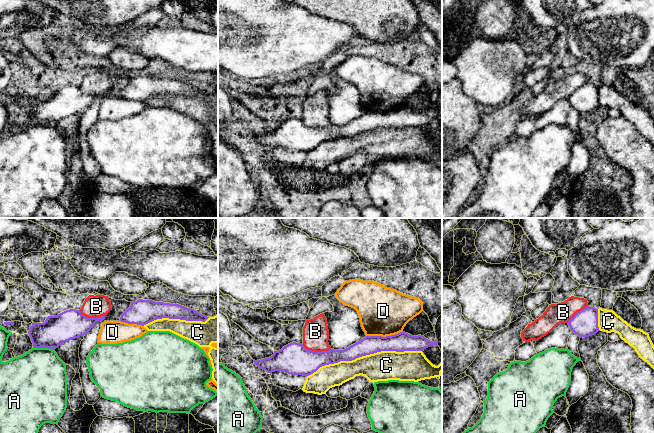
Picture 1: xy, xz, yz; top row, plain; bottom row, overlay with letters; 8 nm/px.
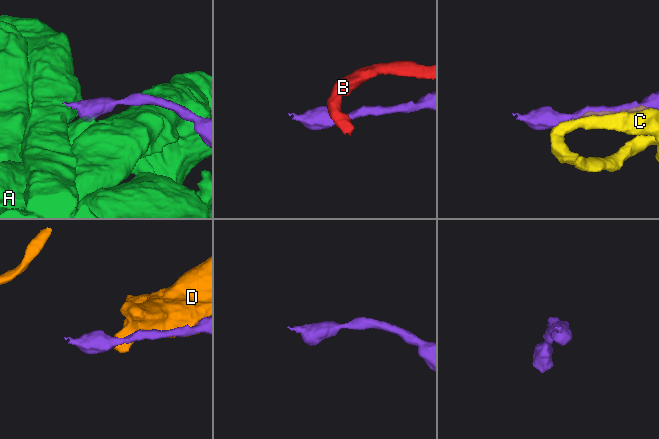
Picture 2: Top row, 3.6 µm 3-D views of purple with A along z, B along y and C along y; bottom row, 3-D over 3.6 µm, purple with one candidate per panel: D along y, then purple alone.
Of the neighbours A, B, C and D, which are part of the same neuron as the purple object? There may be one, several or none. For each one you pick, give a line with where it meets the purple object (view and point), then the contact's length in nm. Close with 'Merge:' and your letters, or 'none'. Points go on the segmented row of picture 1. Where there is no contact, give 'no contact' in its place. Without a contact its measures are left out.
Merge: none

